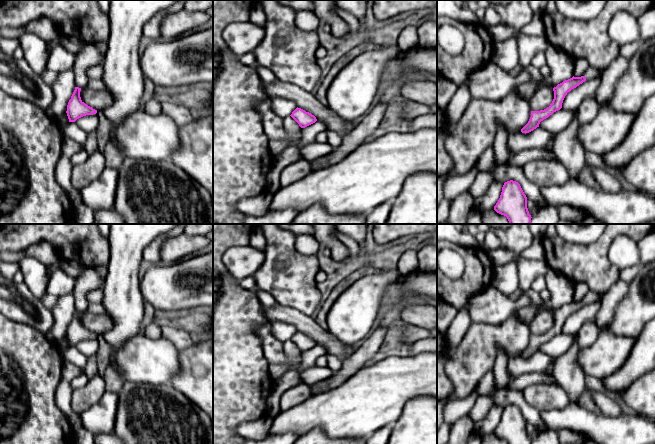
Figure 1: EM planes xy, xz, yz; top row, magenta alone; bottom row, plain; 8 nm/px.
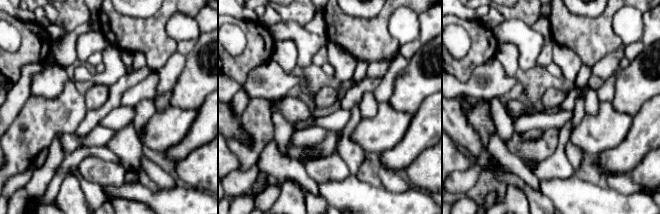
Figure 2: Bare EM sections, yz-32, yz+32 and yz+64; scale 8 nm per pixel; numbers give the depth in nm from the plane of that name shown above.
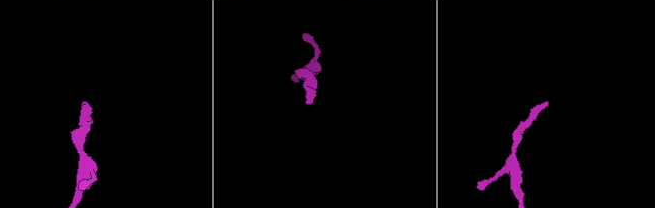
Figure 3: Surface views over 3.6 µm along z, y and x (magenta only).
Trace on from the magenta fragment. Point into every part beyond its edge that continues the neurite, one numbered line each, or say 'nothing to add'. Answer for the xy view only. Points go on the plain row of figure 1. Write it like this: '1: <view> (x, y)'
nothing to add

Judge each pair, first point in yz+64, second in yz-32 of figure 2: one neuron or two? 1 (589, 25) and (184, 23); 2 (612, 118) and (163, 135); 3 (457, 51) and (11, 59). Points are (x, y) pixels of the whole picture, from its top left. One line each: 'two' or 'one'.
1: two
2: one
3: two

